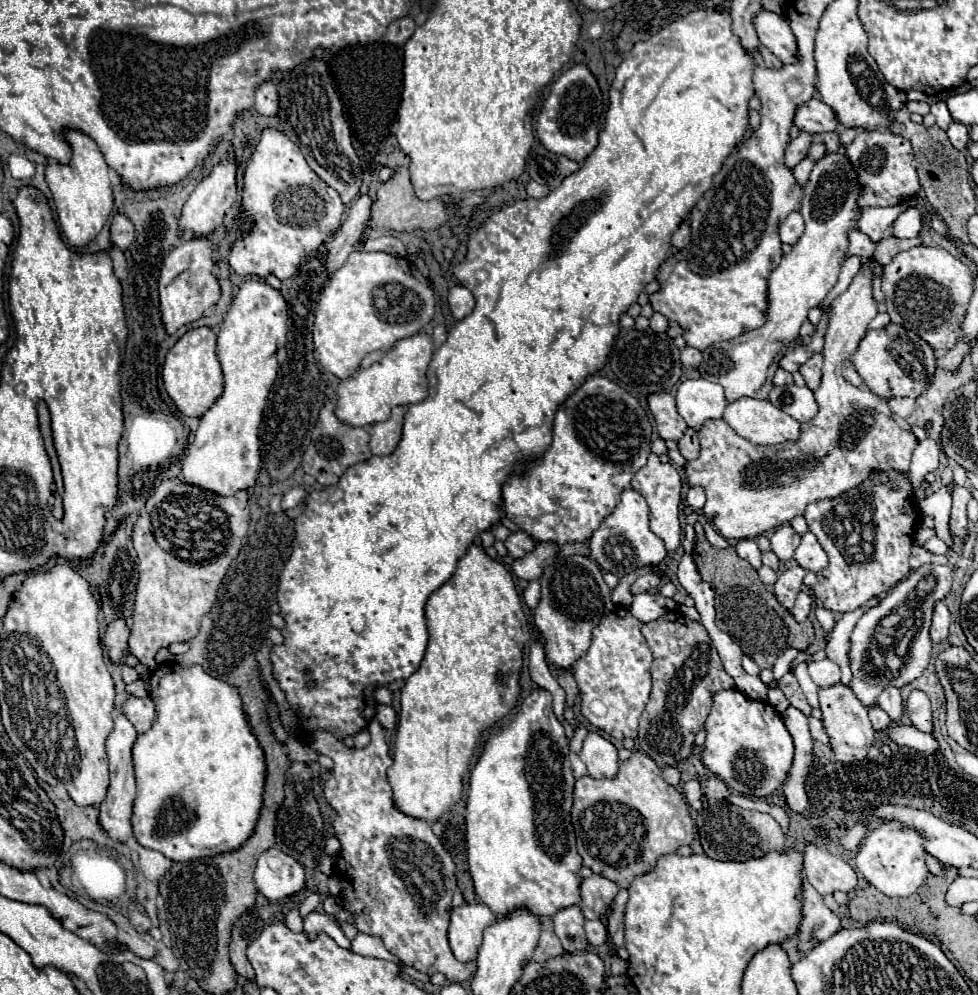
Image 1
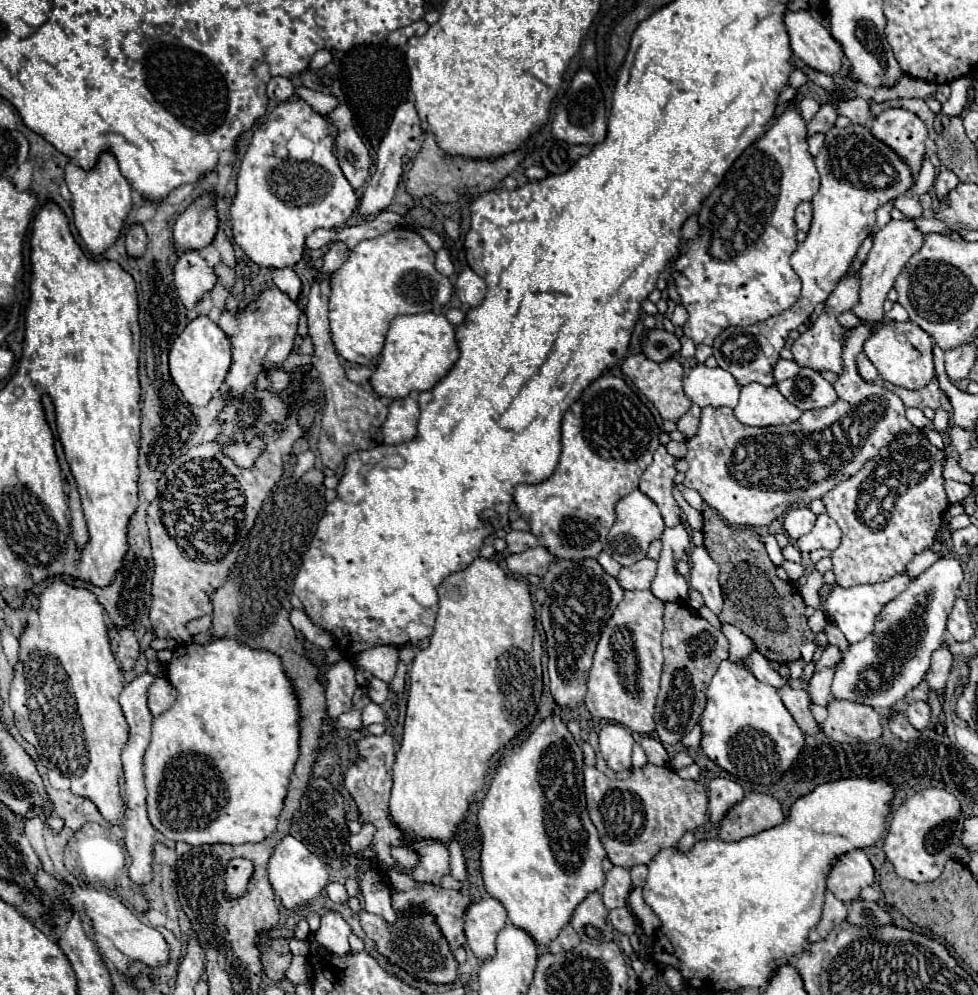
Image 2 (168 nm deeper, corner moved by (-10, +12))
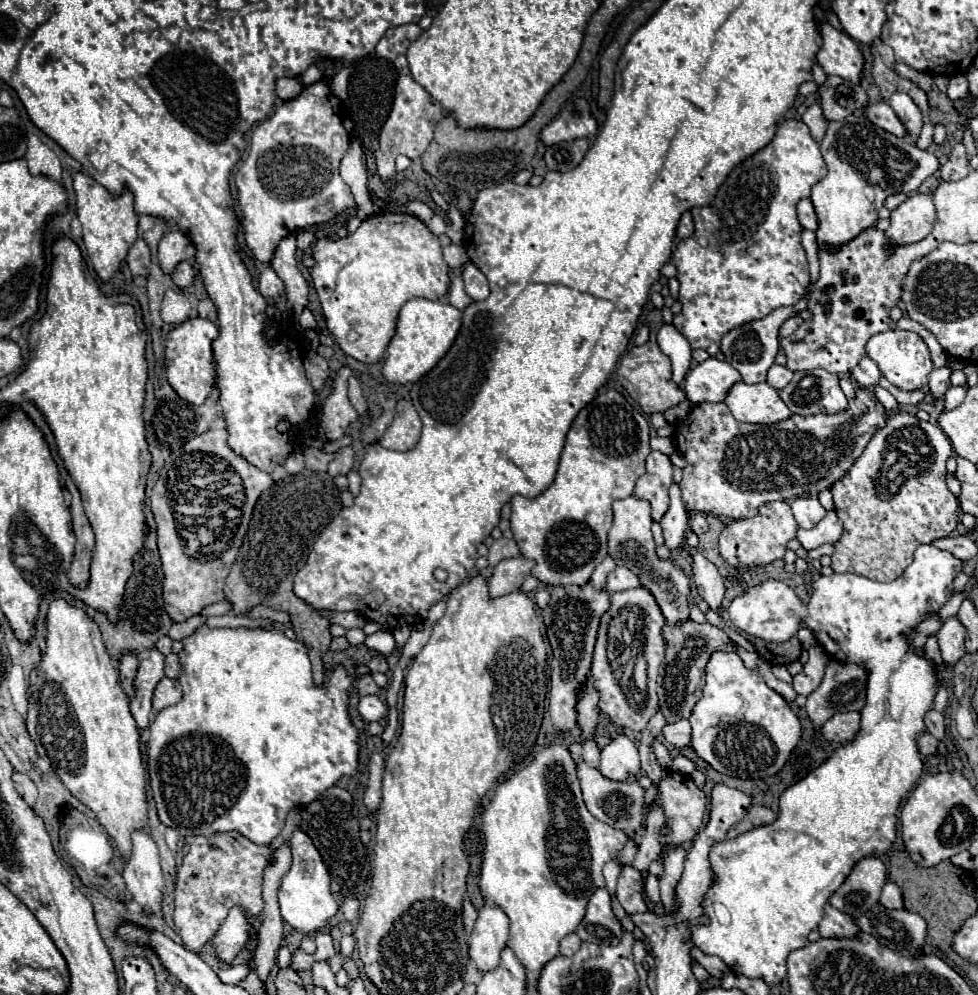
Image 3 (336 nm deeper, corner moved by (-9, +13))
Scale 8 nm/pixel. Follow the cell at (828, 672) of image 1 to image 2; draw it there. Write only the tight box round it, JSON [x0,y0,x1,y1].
[808,667,836,705]

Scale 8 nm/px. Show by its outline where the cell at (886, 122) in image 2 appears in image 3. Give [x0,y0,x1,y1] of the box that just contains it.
[889,92,923,138]

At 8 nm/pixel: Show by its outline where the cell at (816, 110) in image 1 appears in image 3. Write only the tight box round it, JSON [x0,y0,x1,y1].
[865,102,907,138]

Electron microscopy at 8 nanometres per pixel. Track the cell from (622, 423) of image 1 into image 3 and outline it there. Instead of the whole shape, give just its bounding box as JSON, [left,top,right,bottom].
[511,388,649,588]

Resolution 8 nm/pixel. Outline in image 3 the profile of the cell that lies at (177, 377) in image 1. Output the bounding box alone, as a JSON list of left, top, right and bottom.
[165,318,219,404]

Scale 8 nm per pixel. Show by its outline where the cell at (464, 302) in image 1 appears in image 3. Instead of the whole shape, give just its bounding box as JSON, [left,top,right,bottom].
[463,262,489,300]

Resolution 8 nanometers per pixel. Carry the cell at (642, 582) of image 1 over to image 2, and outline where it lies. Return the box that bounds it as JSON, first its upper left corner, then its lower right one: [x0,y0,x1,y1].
[618,559,656,589]

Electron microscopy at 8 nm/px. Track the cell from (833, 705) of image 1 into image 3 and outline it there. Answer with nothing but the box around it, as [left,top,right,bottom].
[821,712,859,742]

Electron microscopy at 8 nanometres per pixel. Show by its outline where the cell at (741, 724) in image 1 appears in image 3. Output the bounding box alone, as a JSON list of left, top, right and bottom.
[691,652,801,778]

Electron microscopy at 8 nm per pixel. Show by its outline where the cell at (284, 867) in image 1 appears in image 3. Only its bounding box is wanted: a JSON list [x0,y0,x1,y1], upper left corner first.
[279,830,339,936]

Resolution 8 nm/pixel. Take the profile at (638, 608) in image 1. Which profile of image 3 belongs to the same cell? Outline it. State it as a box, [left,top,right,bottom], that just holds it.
[661,484,689,550]

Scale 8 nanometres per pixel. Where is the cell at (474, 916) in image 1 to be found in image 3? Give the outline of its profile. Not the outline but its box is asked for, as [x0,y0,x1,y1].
[469,904,509,972]

